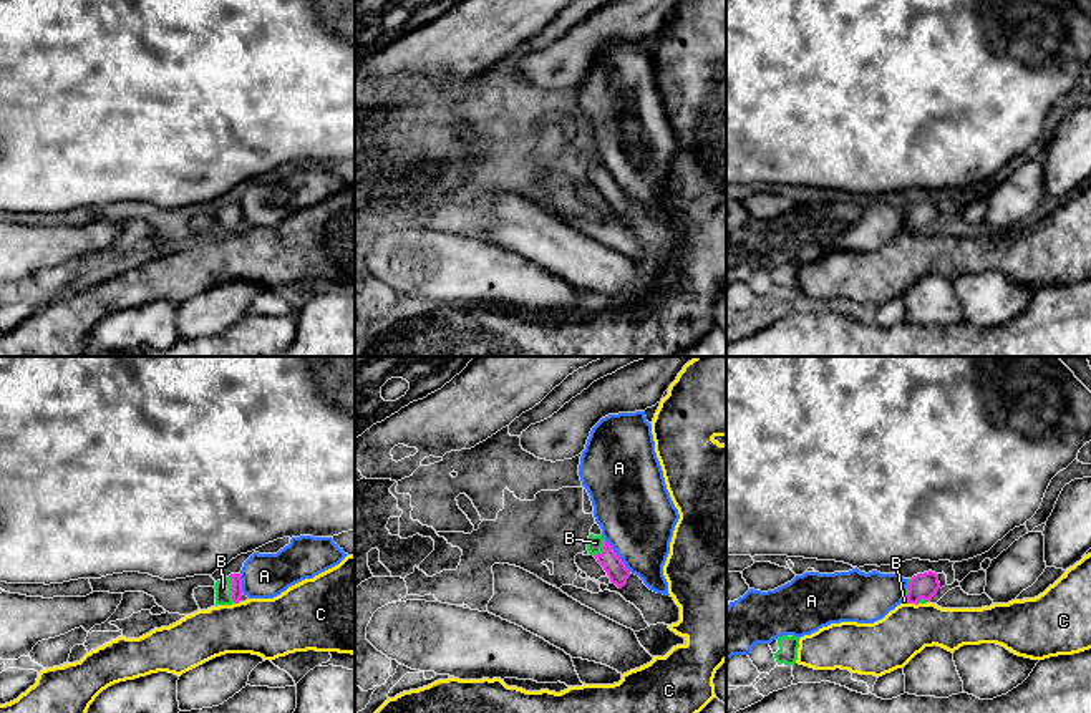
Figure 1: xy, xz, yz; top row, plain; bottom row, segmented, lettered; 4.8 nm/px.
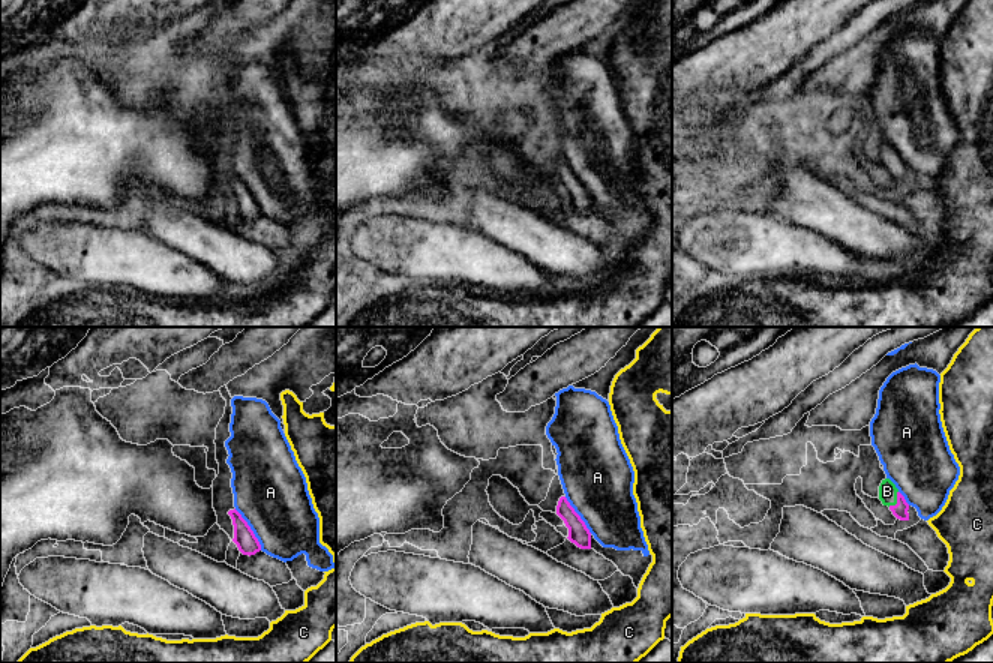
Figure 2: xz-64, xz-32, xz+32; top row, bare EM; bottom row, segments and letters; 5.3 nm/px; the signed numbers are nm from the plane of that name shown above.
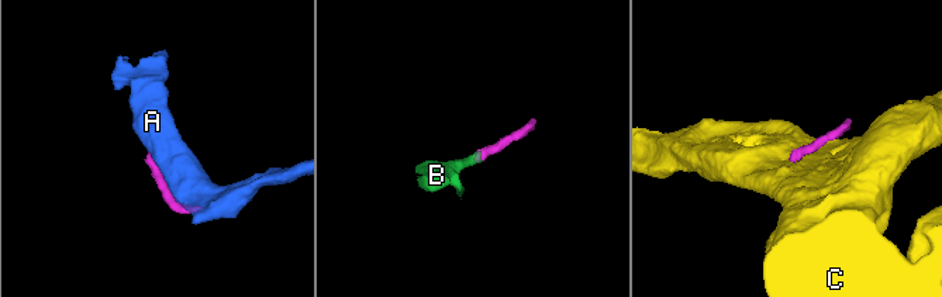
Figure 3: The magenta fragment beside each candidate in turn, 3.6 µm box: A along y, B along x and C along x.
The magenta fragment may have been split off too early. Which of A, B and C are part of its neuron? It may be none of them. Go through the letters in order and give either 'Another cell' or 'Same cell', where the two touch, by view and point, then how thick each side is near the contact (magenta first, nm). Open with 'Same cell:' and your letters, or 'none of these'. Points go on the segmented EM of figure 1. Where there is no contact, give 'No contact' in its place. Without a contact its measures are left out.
Same cell: B
A: Another cell. Touches magenta at xz (617, 556). Thickness 100 nm (magenta) against 380 nm
B: Same cell. Touches magenta at xy (232, 589). Thickness 50 nm (magenta) against 80 nm
C: Another cell. Touches magenta at yz (914, 602). Thickness 130 nm (magenta) against 260 nm

